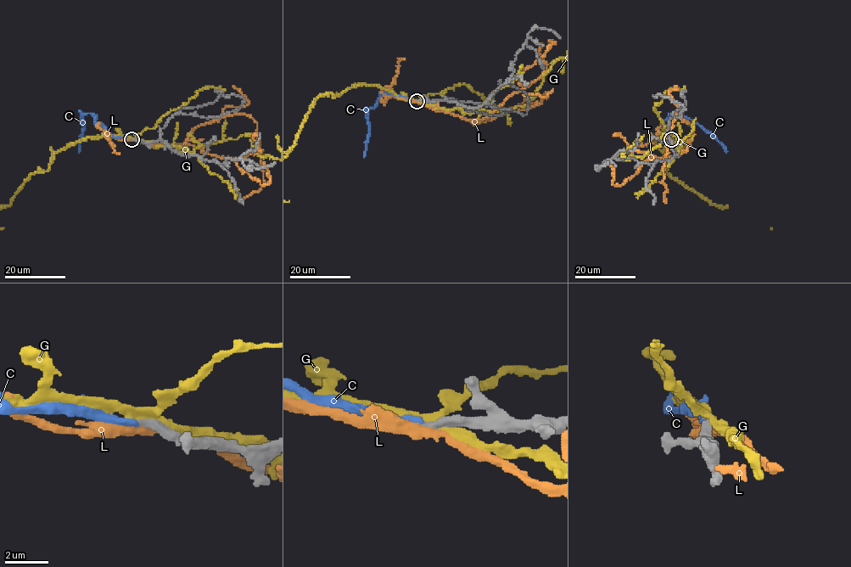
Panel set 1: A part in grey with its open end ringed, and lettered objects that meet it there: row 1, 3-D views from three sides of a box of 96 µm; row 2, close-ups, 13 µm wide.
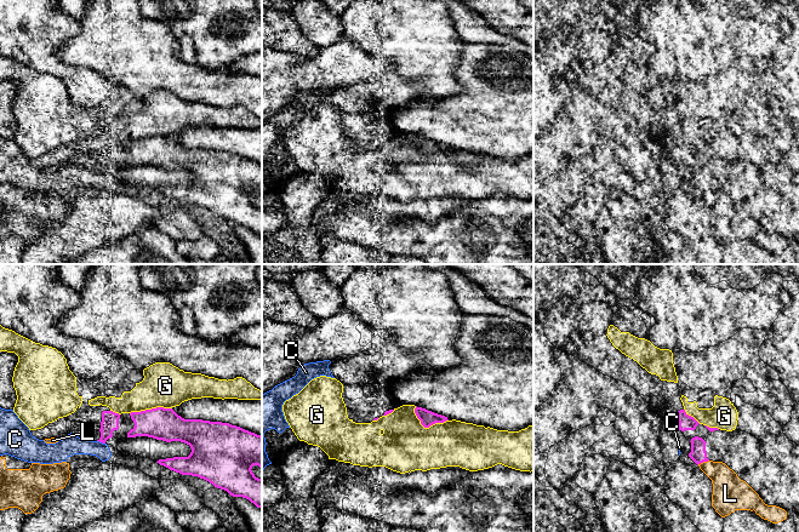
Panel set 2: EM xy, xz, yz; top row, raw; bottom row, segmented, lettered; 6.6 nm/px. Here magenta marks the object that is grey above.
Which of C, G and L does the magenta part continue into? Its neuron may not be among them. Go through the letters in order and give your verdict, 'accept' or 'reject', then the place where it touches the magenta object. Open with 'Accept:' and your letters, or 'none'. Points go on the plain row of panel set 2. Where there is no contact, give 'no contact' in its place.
Accept: none
C: reject; contact xy (101, 170)
G: reject; contact xz (427, 155)
L: reject; contact yz (702, 190)

